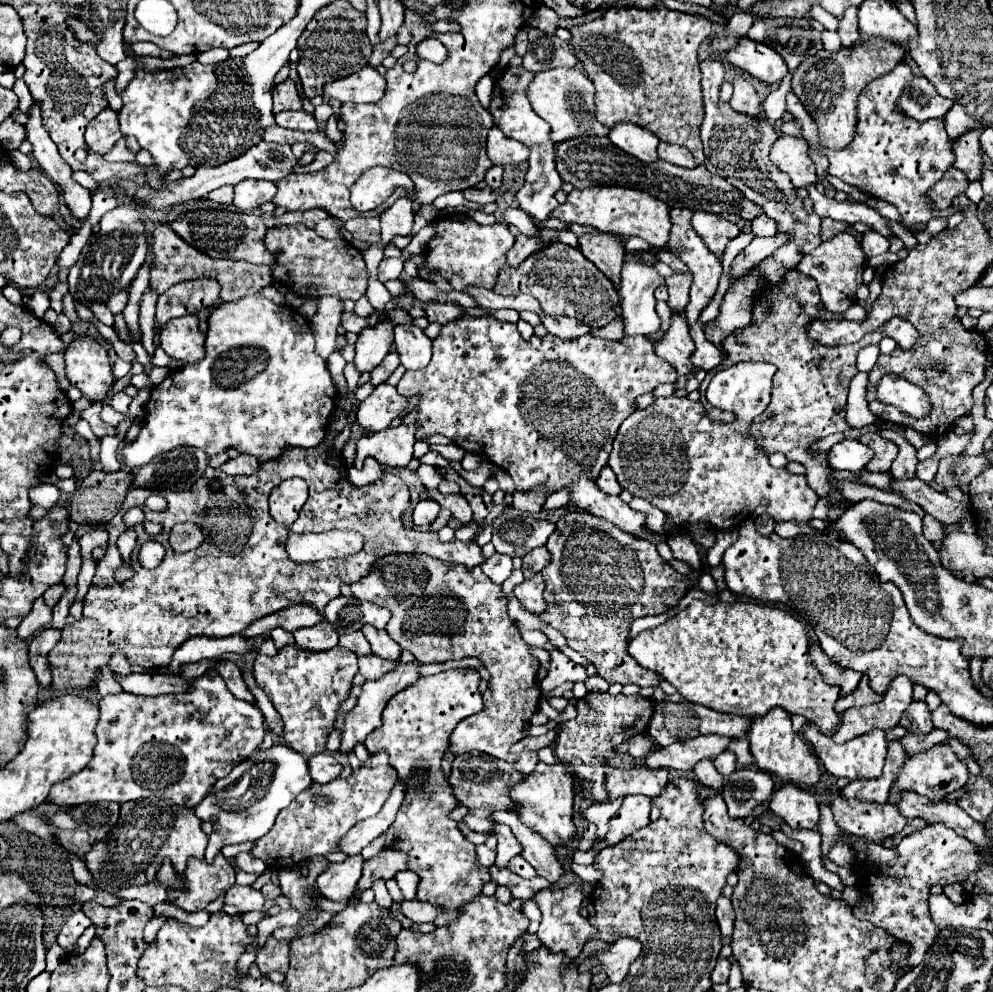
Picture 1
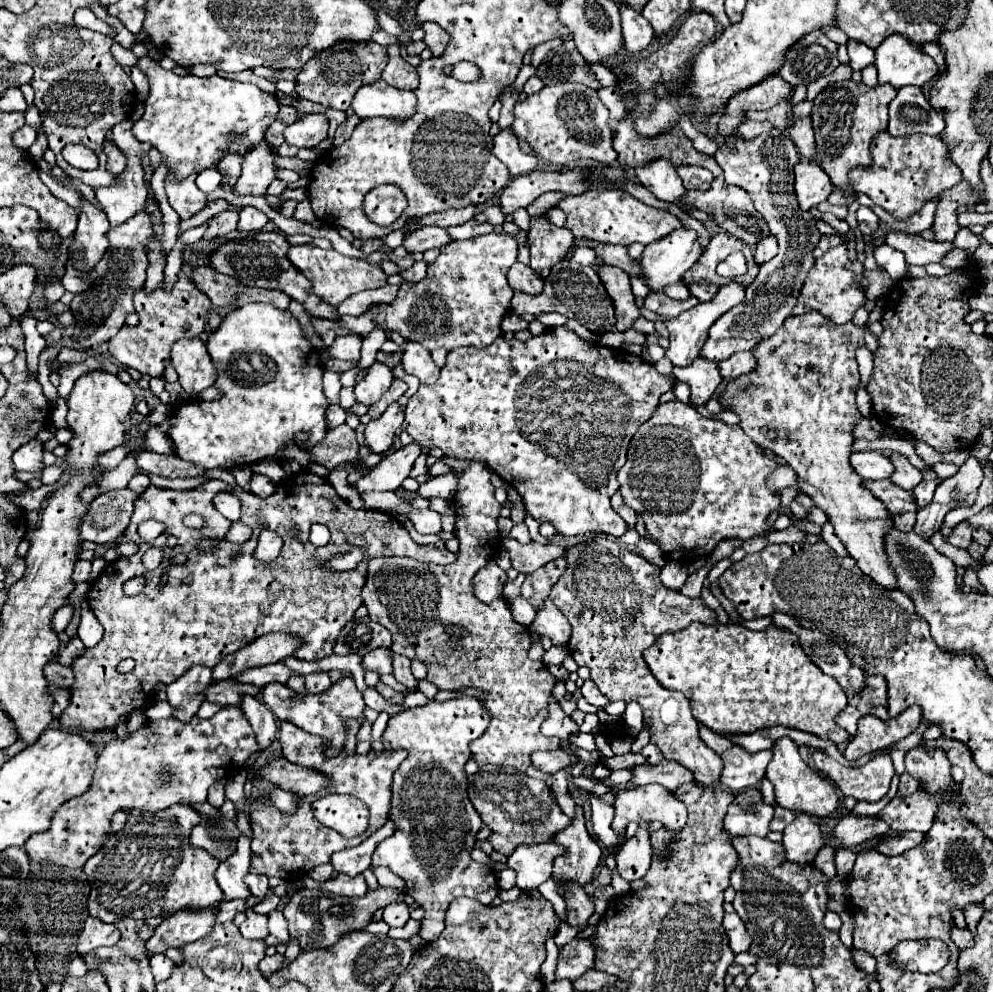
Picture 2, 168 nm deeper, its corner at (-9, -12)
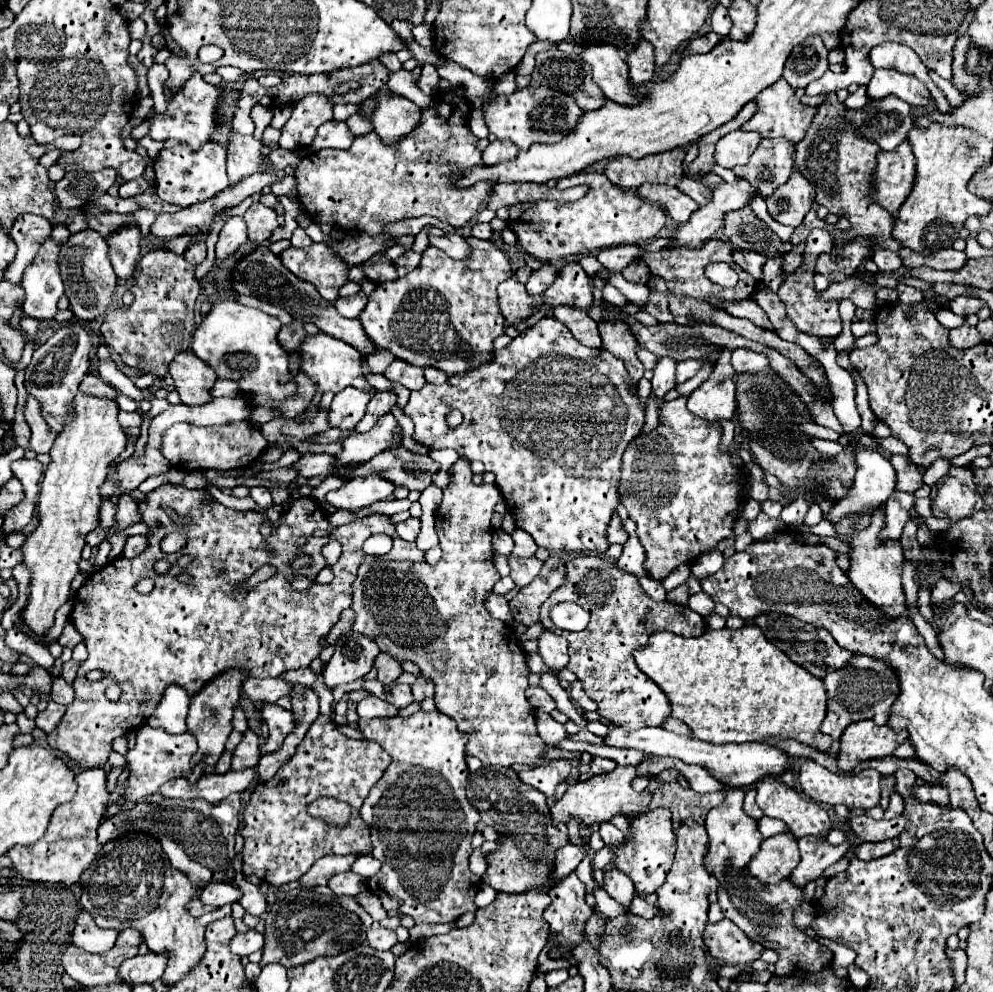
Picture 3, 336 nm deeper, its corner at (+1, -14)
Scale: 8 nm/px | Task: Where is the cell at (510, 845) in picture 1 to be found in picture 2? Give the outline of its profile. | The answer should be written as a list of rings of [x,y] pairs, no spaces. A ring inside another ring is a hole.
[[[534,844],[534,846],[518,846],[514,854],[508,858],[508,868],[512,868],[518,876],[518,888],[536,888],[546,882],[552,874],[554,856],[562,856],[564,848],[558,844]]]

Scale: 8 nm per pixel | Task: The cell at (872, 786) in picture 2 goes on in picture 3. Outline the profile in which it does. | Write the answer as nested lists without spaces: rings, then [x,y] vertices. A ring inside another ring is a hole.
[[[806,760],[800,768],[800,786],[802,790],[816,802],[824,802],[824,804],[844,804],[848,808],[872,808],[880,802],[880,780],[882,780],[882,774],[868,768],[868,770],[862,770],[858,774],[852,774],[852,776],[840,776],[840,774],[834,774],[830,770],[826,770],[824,766],[812,762],[812,760]]]

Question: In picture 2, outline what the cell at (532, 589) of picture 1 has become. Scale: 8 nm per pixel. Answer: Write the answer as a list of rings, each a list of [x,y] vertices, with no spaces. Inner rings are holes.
[[[546,600],[546,604],[542,606],[542,612],[536,614],[530,628],[540,636],[548,636],[554,646],[562,646],[562,648],[568,644],[572,636],[572,628],[566,616],[562,616],[562,612],[558,612],[558,608],[554,608],[550,600]]]

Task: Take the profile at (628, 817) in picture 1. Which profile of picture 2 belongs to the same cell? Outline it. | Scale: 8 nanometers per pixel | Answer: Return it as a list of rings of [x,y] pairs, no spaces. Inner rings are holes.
[[[640,824],[636,836],[628,838],[616,854],[618,874],[626,882],[634,882],[638,878],[644,878],[644,874],[650,868],[652,856],[654,856],[654,852],[652,852],[652,846],[650,846],[648,824]]]

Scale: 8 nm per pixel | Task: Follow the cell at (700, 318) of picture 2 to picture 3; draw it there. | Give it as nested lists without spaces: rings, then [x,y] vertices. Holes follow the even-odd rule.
[[[672,358],[656,360],[652,376],[652,392],[658,396],[658,404],[662,404],[664,394],[676,386],[676,366],[678,362],[672,362]]]

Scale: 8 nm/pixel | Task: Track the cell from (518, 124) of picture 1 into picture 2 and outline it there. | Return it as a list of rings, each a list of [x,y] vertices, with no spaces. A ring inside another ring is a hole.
[[[544,216],[532,218],[532,228],[528,232],[530,242],[530,268],[544,280],[552,266],[558,264],[568,248],[572,246],[574,236],[566,228],[552,226]]]

